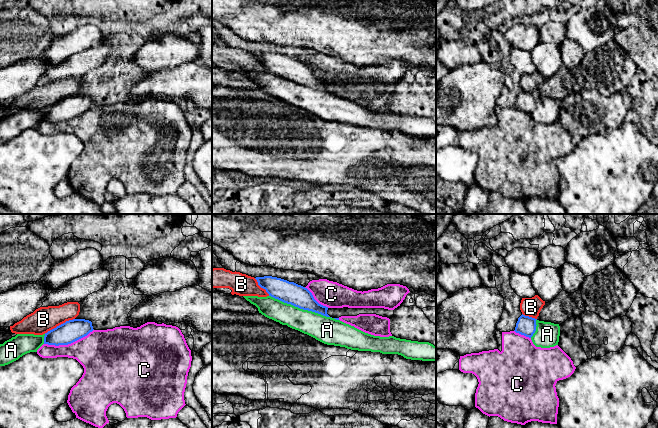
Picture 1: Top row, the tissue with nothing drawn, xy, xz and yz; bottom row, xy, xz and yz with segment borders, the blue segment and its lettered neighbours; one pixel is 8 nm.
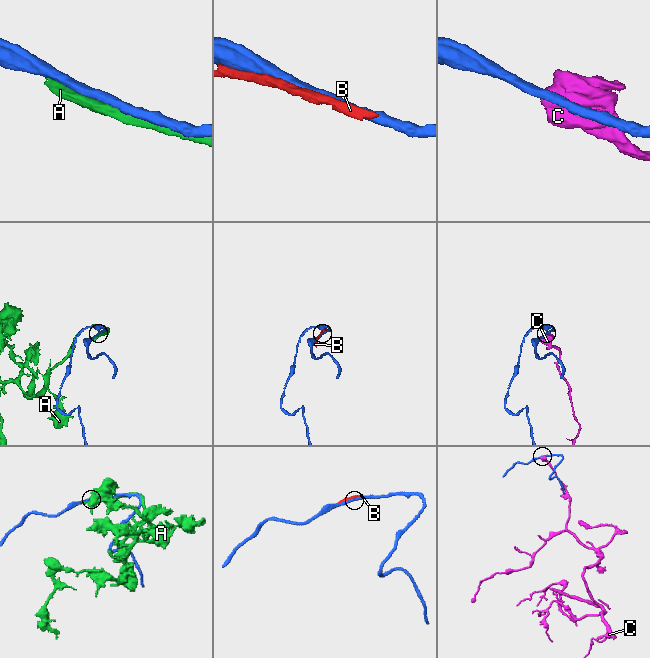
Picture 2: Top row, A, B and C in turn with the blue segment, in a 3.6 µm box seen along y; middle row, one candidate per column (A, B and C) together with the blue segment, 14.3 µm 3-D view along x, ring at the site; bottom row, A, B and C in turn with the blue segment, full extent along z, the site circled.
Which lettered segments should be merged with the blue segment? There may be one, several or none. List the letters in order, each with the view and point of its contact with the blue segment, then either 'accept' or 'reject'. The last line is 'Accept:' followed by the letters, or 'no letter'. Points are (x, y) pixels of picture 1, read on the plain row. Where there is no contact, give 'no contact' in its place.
A: contact xz (300, 84); accept
B: contact xy (59, 101); reject
C: contact xy (68, 119); reject
Accept: A

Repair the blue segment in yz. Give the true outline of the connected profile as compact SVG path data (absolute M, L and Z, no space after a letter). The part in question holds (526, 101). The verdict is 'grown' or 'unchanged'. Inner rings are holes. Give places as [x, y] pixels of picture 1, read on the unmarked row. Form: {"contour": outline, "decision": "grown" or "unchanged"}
{"contour": "M523 90L518 94L514 107L529 113L536 123L550 124L559 118L559 100L539 97Z", "decision": "grown"}

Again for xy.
{"contour": "M73 95L57 102L43 111L17 110L0 120L0 142L8 141L30 128L37 128L43 121L68 121L92 108L92 98Z", "decision": "grown"}

